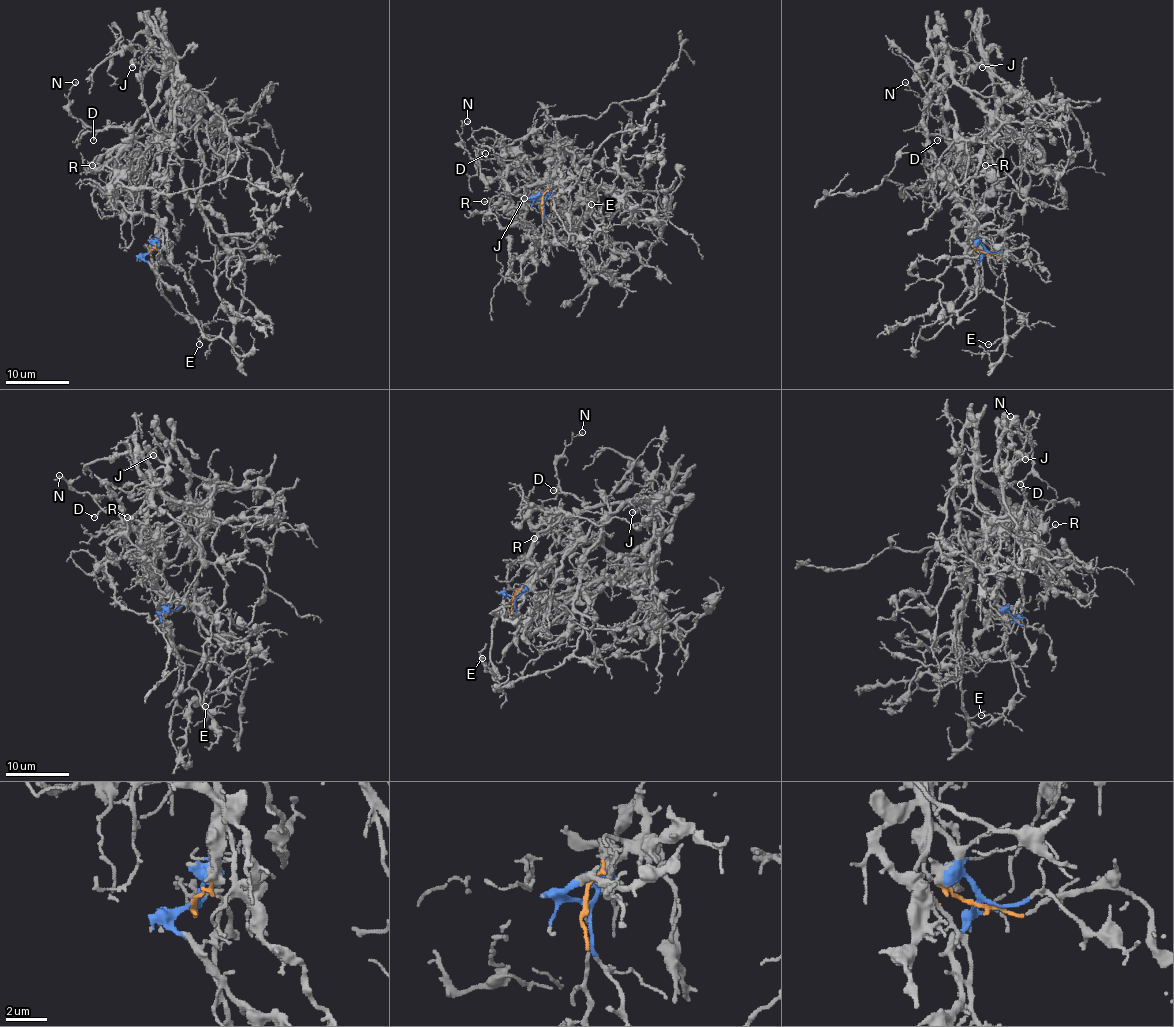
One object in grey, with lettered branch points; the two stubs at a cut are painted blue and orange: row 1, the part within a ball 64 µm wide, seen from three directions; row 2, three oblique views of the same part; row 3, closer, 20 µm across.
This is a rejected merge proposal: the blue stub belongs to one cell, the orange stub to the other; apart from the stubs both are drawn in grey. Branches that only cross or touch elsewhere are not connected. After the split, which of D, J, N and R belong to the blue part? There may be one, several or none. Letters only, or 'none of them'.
D, J, N, R

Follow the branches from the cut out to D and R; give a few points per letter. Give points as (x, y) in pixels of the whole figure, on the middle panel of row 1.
D: (542, 200), (549, 184), (524, 184), (512, 194), (503, 180), (520, 164), (489, 159), (486, 153)
R: (542, 200), (547, 195), (547, 183), (522, 186), (505, 202), (484, 202)

